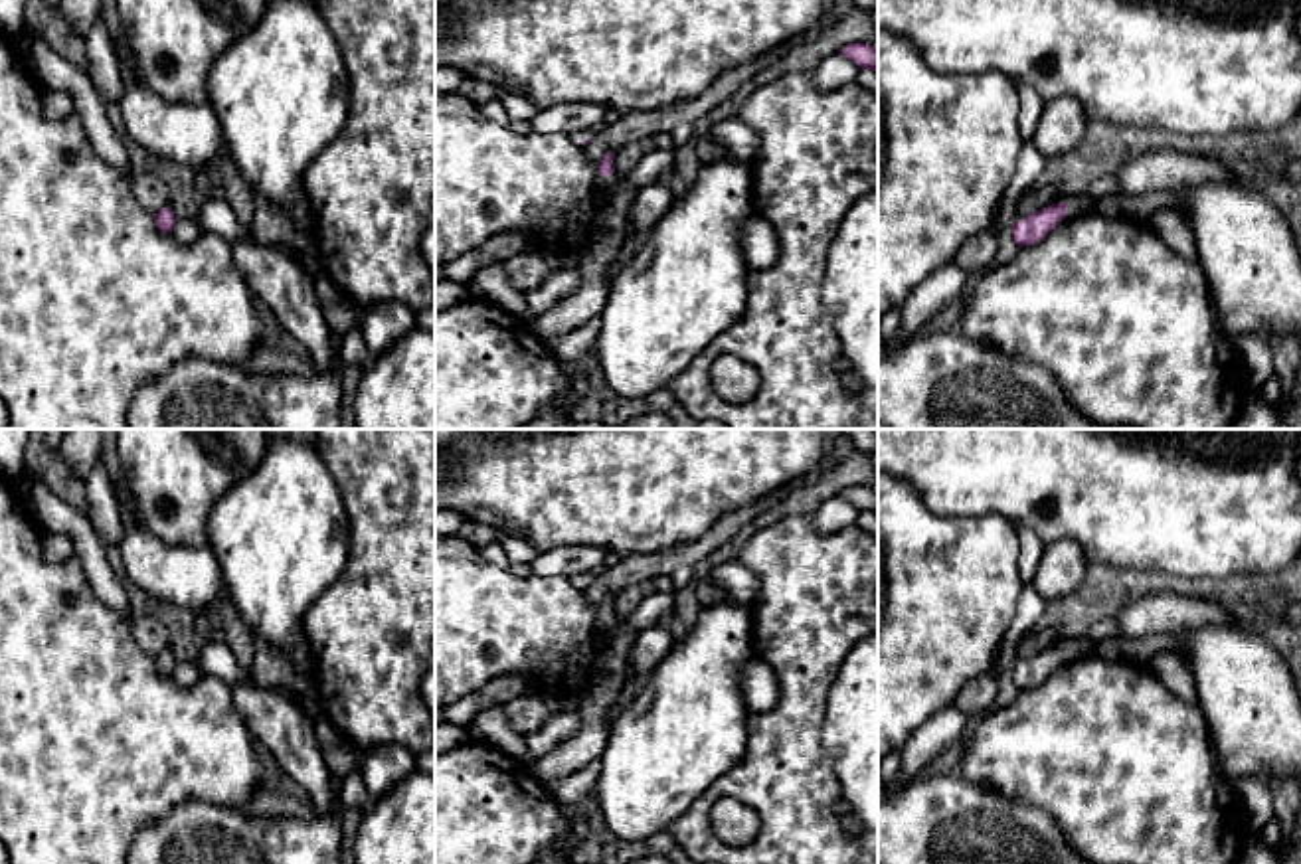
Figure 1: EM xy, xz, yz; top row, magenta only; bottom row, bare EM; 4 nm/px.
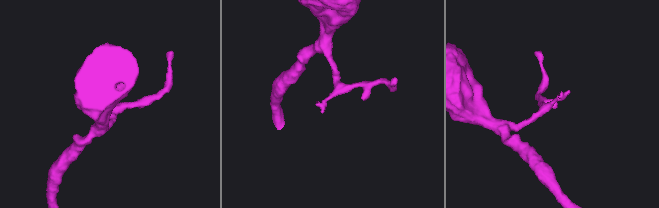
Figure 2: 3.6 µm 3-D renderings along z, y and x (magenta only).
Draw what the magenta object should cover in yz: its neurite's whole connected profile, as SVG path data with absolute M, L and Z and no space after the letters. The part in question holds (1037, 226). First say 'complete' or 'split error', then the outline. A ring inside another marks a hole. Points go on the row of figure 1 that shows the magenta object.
complete; M1052 204L1030 214L1024 221L1014 221L1012 235L1018 247L1042 241L1066 217L1068 208L1068 204Z

